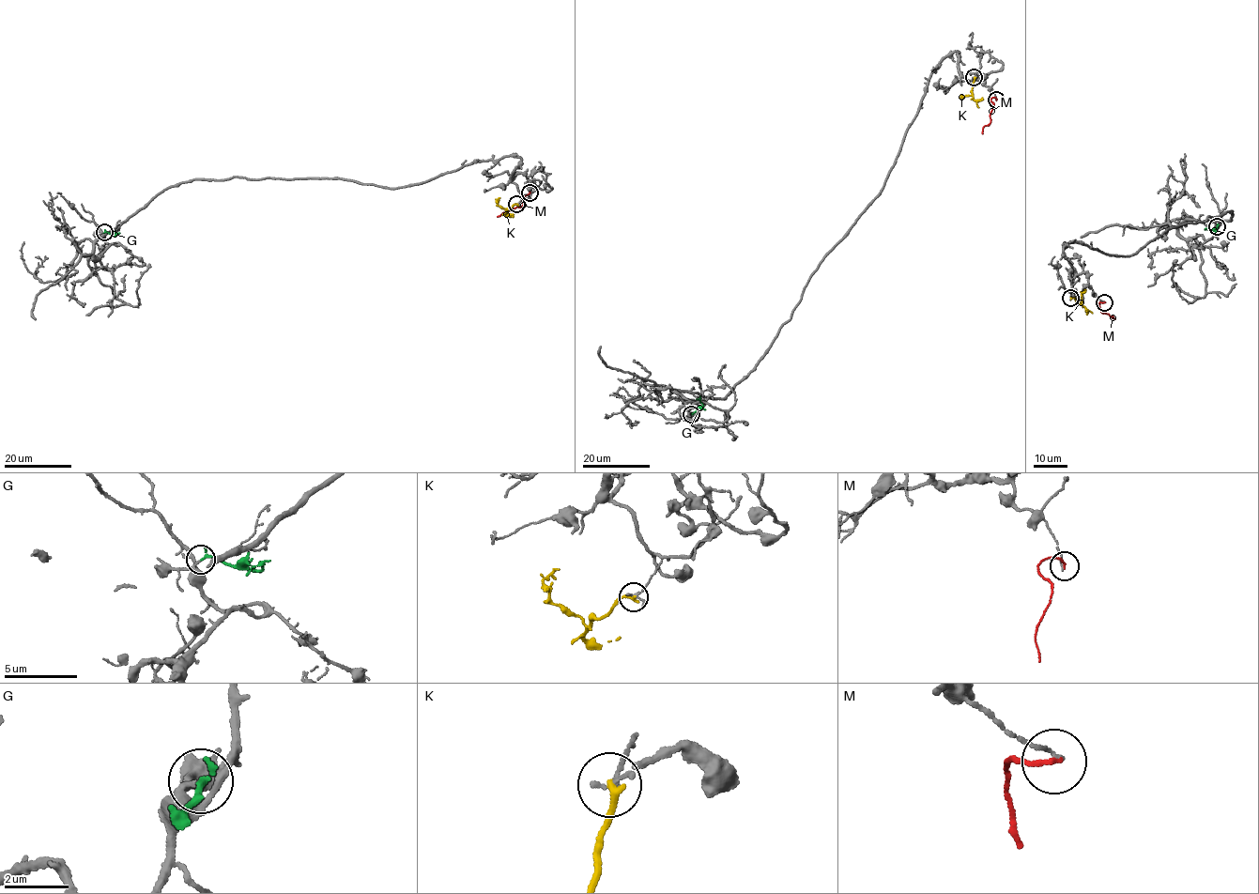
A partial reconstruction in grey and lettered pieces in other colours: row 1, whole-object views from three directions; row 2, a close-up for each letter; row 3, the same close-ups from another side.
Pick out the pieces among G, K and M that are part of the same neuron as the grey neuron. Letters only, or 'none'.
G

